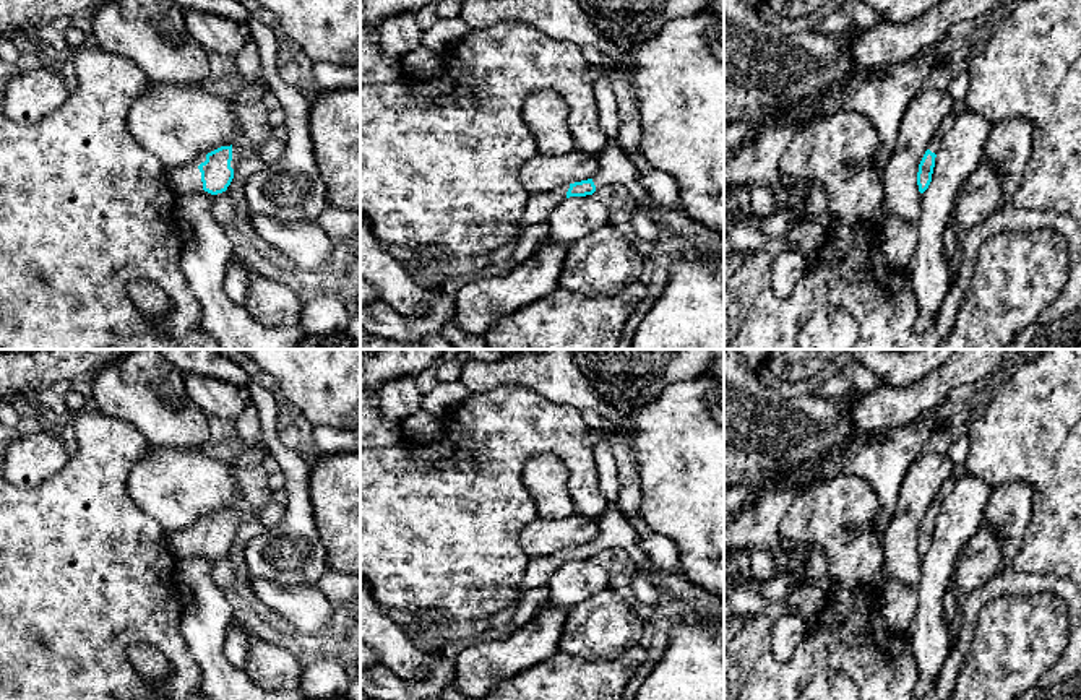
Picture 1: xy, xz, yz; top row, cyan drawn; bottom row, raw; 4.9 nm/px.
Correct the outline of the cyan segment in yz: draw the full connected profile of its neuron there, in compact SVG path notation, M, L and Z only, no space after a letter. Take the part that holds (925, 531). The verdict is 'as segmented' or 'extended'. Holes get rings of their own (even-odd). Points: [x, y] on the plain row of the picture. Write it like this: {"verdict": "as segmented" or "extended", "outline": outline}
{"verdict": "extended", "outline": "M935 499L930 503L928 512L919 528L917 549L919 549L920 557L924 557L932 546L932 538L933 538L933 531L935 531L937 516L940 513L940 505L941 505L941 502L938 499Z"}

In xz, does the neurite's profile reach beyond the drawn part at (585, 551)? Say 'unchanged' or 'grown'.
grown

